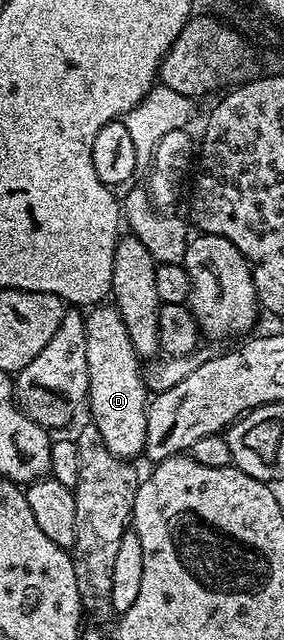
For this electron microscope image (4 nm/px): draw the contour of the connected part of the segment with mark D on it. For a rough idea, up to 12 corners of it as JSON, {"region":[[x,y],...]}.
{"region":[[92,307],[90,423],[143,456],[149,388],[119,309]]}

